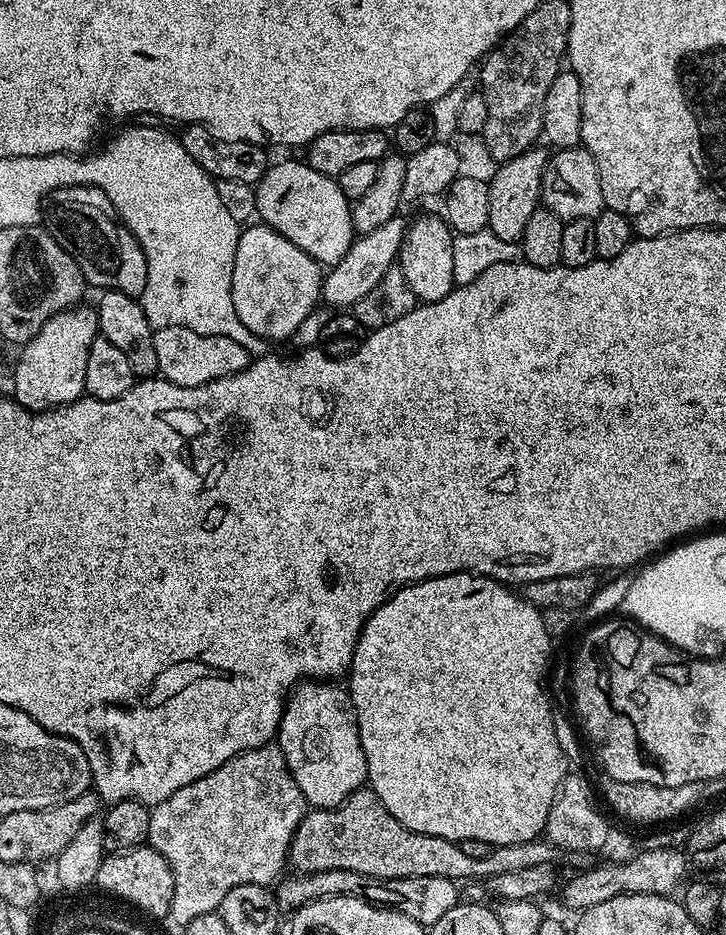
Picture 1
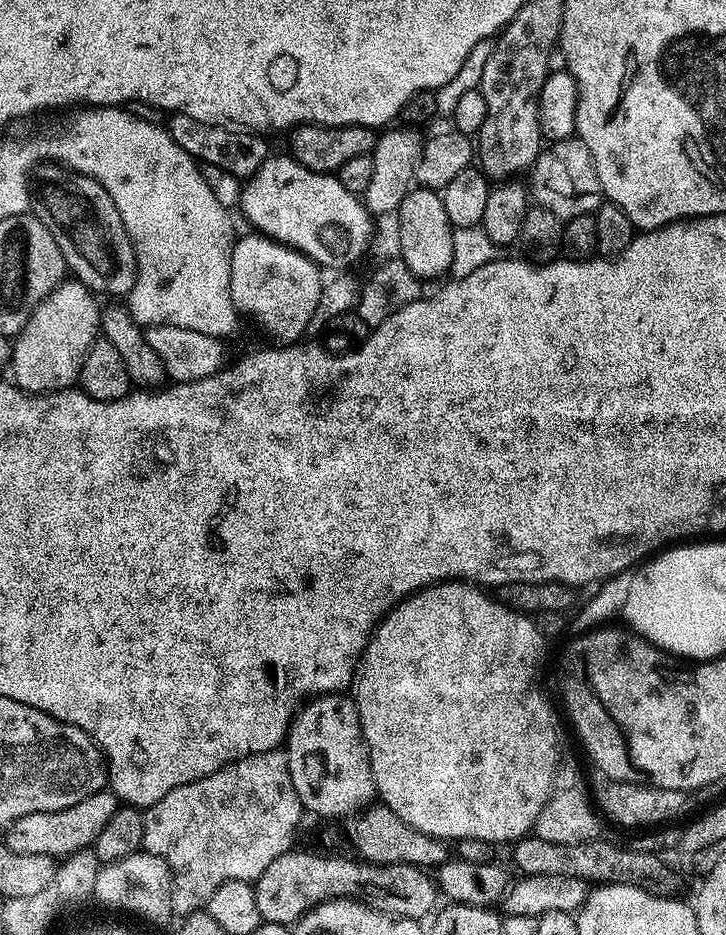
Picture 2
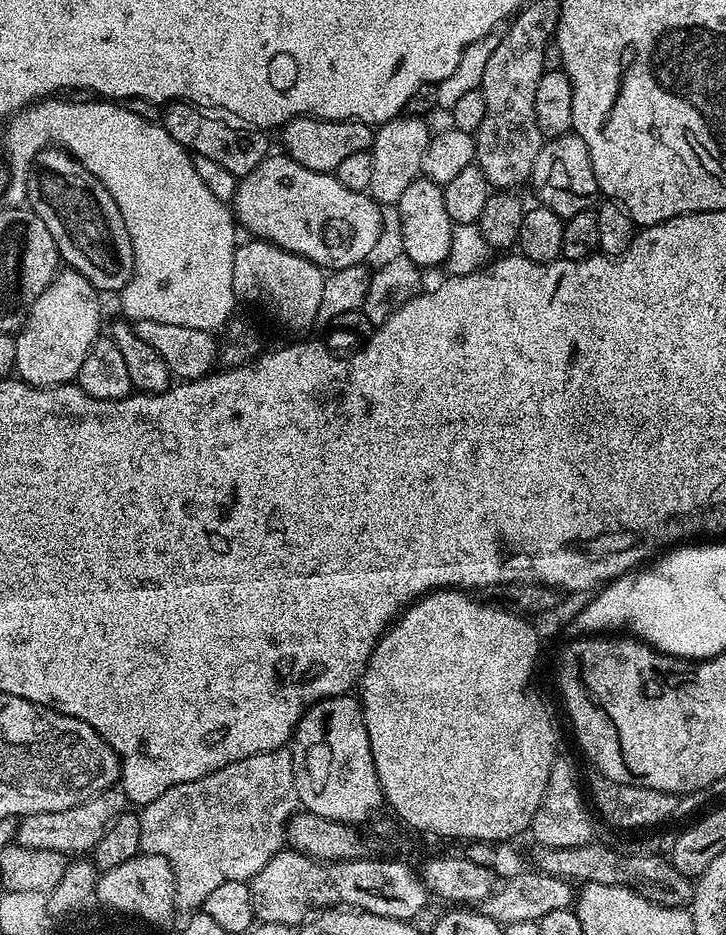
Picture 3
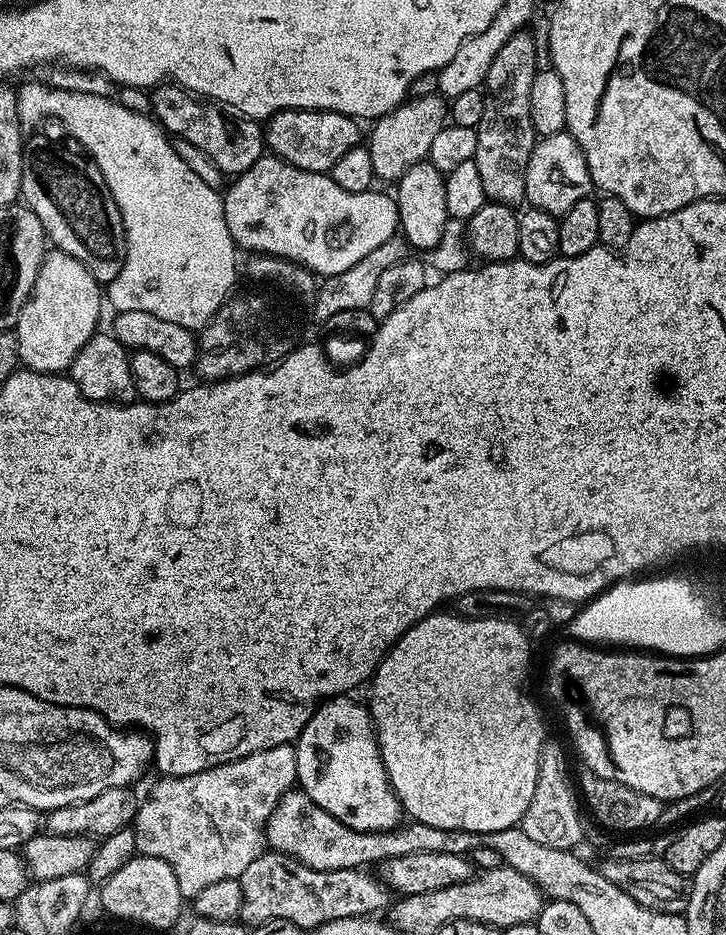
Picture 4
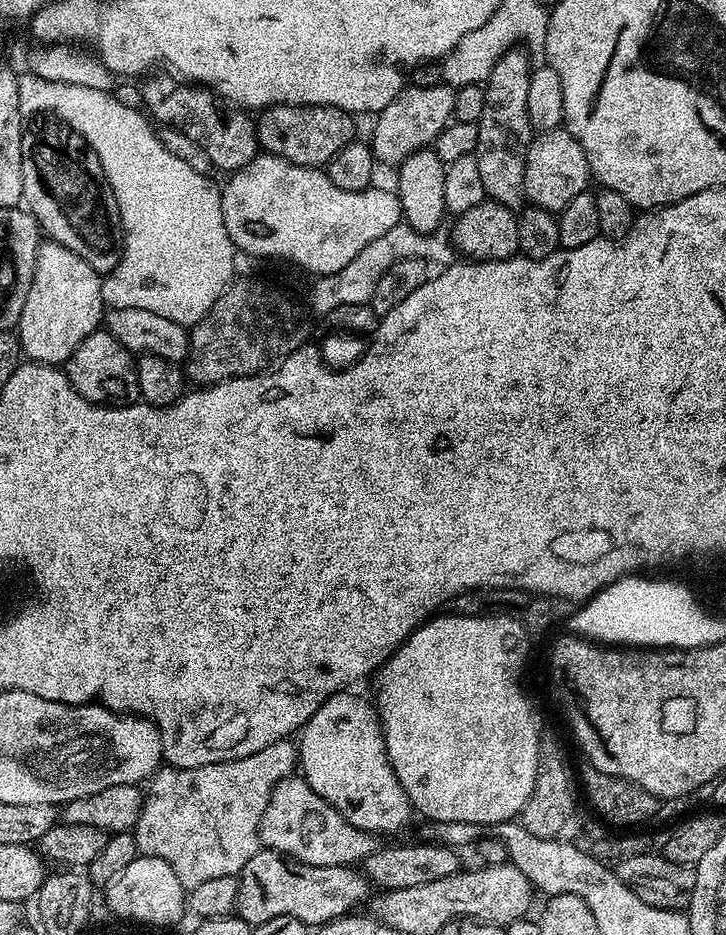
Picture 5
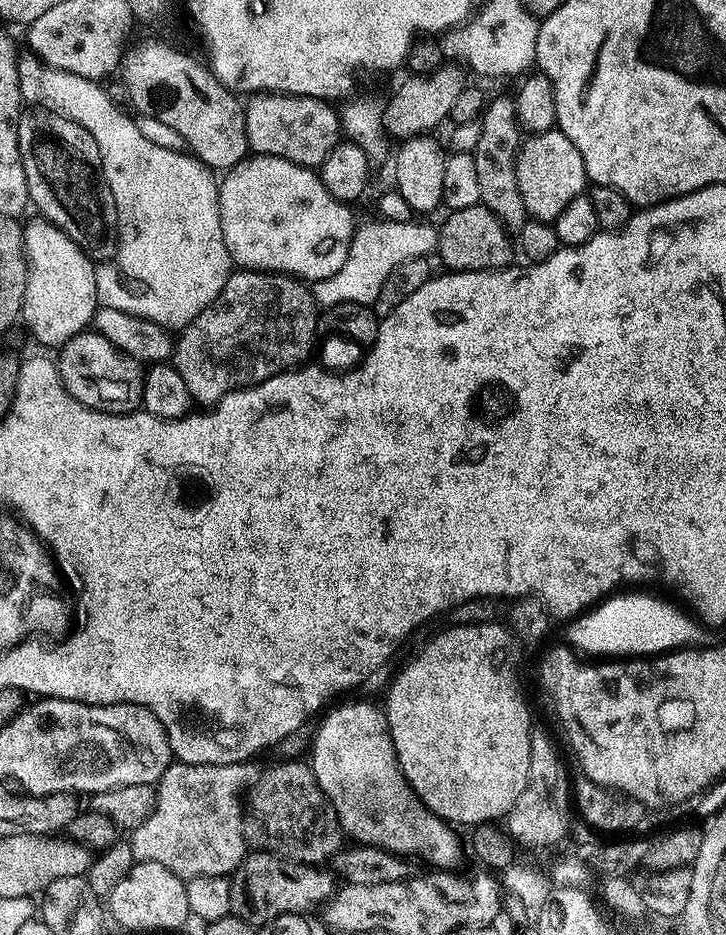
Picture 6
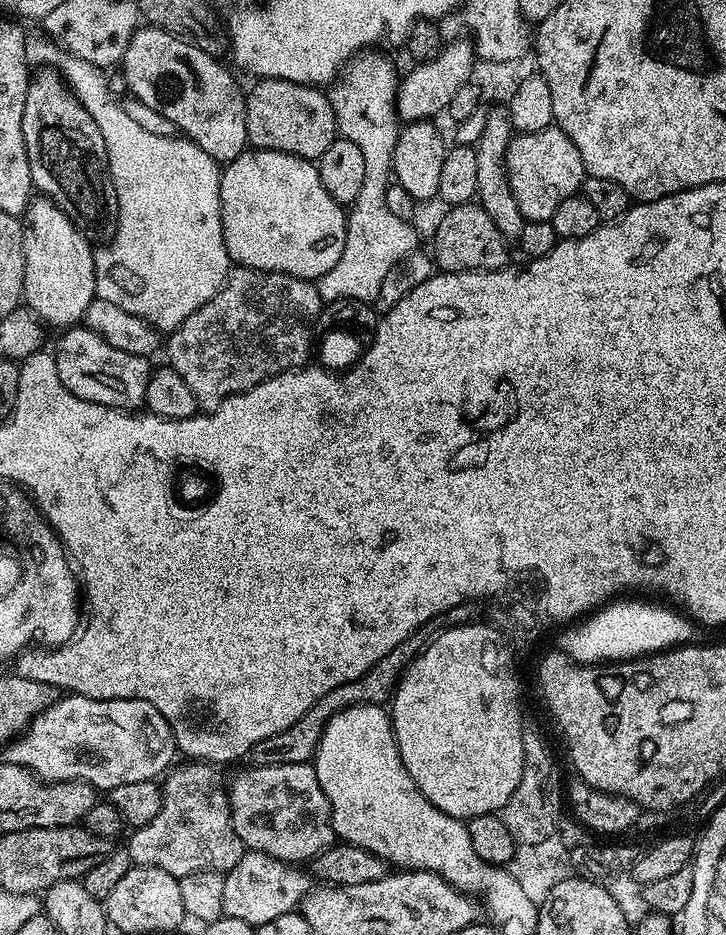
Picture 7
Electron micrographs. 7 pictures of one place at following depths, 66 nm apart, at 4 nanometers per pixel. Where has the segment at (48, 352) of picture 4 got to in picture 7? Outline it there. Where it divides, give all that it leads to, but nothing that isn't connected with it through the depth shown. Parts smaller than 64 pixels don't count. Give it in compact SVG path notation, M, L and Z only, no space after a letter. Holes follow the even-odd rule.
M33 199L27 212L22 217L24 225L24 294L23 303L27 311L37 320L43 322L49 329L67 330L79 325L84 319L86 310L96 294L96 258L90 241L81 235L72 223L49 200Z

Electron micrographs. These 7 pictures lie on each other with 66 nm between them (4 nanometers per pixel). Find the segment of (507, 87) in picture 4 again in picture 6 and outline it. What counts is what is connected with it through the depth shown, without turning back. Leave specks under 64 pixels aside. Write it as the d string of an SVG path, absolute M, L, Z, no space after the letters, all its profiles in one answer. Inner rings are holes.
M496 96L484 105L484 115L478 121L481 133L472 157L478 169L480 203L495 213L506 228L518 230L530 219L526 202L522 202L522 190L518 184L516 156L522 143L522 125L516 118L516 100L512 96Z

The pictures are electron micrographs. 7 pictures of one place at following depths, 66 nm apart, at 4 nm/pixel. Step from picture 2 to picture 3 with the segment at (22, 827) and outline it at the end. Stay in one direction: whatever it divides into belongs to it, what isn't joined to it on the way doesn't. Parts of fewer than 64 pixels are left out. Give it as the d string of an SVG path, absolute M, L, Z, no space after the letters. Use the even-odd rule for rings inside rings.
M109 790L93 796L78 806L66 810L50 810L23 817L16 825L15 843L30 850L54 850L65 854L88 854L106 834L112 821L125 811L126 797L123 791Z

